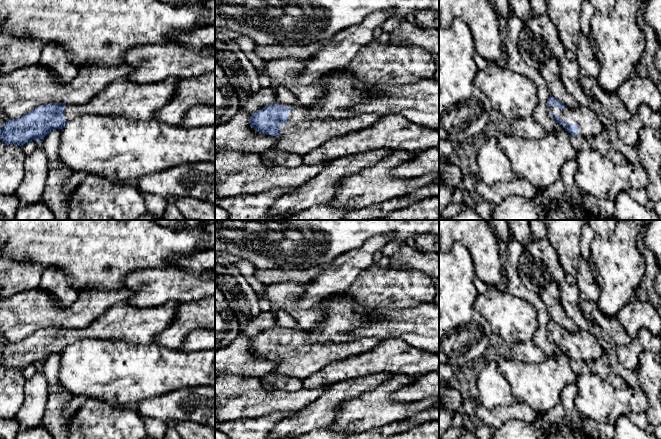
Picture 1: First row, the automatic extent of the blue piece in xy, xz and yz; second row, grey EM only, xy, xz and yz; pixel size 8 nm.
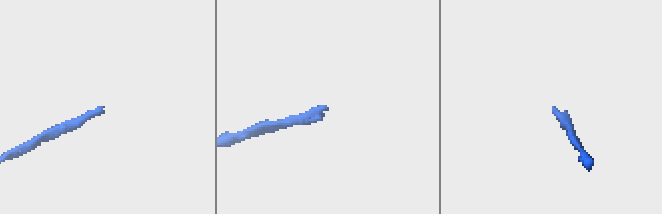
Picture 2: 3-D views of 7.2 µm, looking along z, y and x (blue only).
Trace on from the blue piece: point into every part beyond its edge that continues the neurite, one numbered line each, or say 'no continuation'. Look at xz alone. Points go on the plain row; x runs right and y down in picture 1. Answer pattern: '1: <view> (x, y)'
1: xz (301, 358)

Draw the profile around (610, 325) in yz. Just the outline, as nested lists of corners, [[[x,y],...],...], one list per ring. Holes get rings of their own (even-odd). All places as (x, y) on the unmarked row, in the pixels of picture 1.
[[[584,301],[579,303],[583,315],[596,323],[612,341],[618,345],[628,345],[632,339],[623,326],[619,323],[617,316],[605,316],[598,307],[597,302]]]

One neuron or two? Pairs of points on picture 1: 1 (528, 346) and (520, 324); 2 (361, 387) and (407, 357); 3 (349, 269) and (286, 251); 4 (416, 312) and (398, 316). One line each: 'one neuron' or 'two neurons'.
1: two neurons
2: two neurons
3: two neurons
4: one neuron

